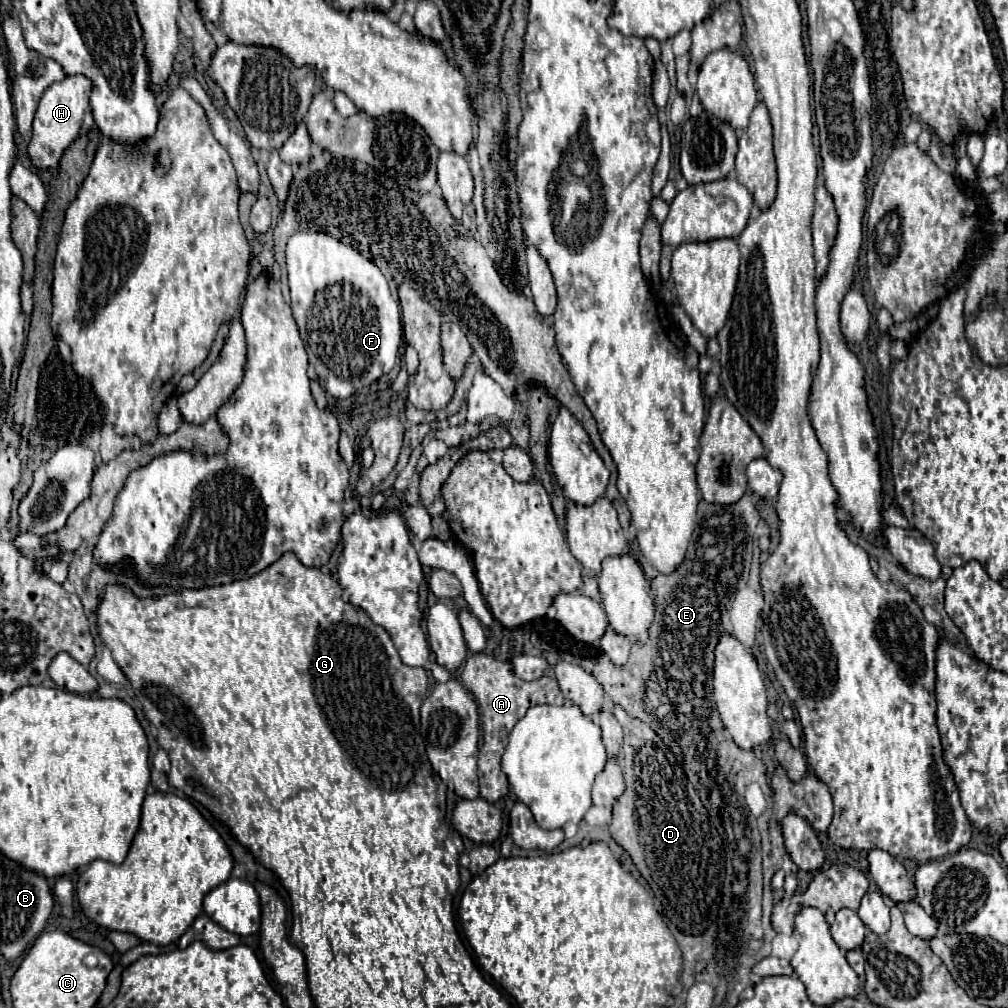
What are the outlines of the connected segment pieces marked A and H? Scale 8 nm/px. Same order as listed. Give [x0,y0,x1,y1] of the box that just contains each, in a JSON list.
[[462,655,564,803],[28,75,90,169]]

